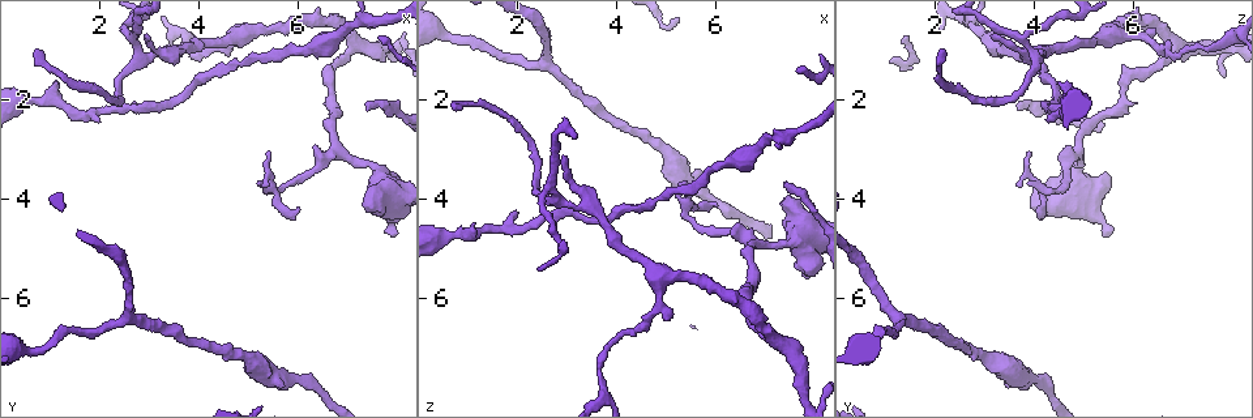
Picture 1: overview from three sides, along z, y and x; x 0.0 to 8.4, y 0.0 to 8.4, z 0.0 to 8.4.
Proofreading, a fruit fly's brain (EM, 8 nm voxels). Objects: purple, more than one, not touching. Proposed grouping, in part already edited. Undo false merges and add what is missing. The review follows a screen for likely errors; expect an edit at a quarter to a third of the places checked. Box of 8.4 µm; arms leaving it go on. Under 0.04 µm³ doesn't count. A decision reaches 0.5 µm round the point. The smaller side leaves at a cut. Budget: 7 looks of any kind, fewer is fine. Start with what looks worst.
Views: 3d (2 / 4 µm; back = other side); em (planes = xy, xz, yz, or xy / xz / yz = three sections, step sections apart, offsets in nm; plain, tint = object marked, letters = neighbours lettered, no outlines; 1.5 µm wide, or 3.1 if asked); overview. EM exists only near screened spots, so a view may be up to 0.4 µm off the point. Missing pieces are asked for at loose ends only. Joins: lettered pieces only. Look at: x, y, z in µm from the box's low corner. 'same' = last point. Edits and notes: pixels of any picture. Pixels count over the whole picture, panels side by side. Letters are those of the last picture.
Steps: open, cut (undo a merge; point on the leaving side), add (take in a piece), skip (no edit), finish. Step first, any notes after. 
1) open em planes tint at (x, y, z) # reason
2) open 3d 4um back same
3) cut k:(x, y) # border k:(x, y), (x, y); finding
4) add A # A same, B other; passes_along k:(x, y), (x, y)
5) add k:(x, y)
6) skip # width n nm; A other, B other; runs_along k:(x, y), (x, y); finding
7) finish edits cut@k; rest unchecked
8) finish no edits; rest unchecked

open em xy step 8 letters at (0.75, 0.95, 2.25) # long arm stops here

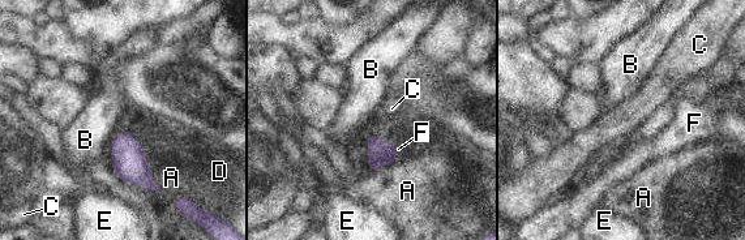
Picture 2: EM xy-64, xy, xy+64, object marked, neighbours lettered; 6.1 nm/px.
open em planes letters same

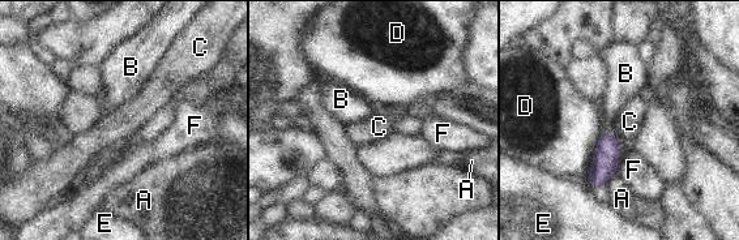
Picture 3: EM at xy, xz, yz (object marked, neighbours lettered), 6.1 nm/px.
skip # A other, B other, C other, D other, E other, F other; border 3:(613, 133), (620, 140); none of them fits

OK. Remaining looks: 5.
open 3d 2um at (7.15, 0.90, 6.85) # sharp bend

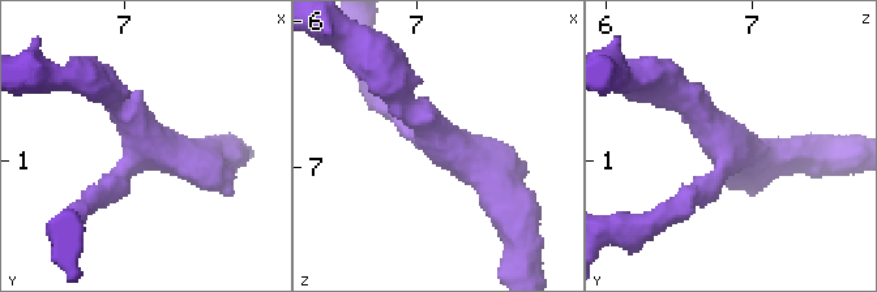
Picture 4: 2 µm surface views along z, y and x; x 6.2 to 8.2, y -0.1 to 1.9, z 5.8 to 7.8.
open em xz step 8 letters at (7.14, 0.96, 6.86) # shape alone is not enough

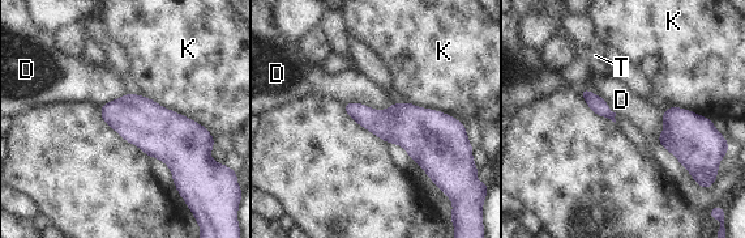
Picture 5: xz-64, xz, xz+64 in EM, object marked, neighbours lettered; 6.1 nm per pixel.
skip # width 20 nm; D other, K other, T other; border 5:(343, 102), (375, 109), (392, 103); all the same neuron

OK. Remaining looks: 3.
open 3d 2um at (3.45, 1.00, 4.15) # sharp bend

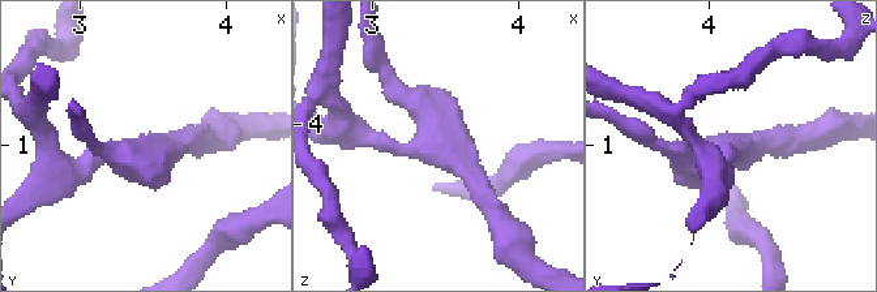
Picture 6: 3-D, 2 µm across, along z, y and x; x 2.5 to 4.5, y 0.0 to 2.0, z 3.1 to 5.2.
open em yz step 8 tint at (3.44, 1.04, 4.16) # arms 3

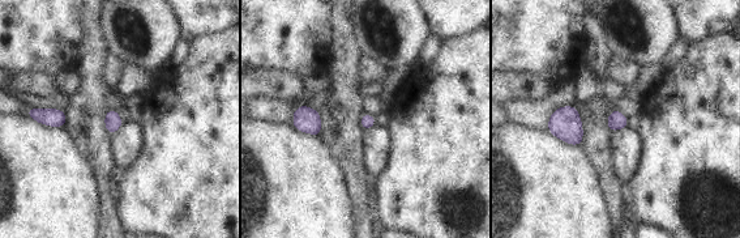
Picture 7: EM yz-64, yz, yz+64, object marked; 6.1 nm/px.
open em planes letters same

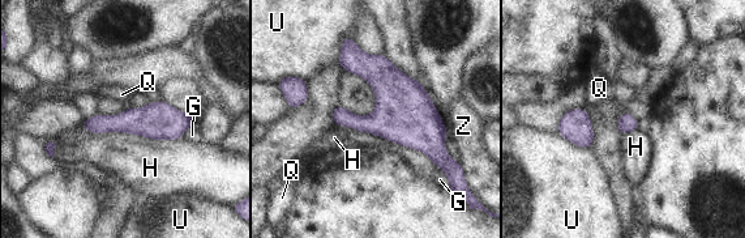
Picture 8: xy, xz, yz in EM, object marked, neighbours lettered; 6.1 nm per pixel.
skip # G other, H other, Q other, U other, Z other; runs_along 8:(359, 55), (395, 92), (452, 179); continuous, no second neuron

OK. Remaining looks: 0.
finish no edits; rest unchecked

